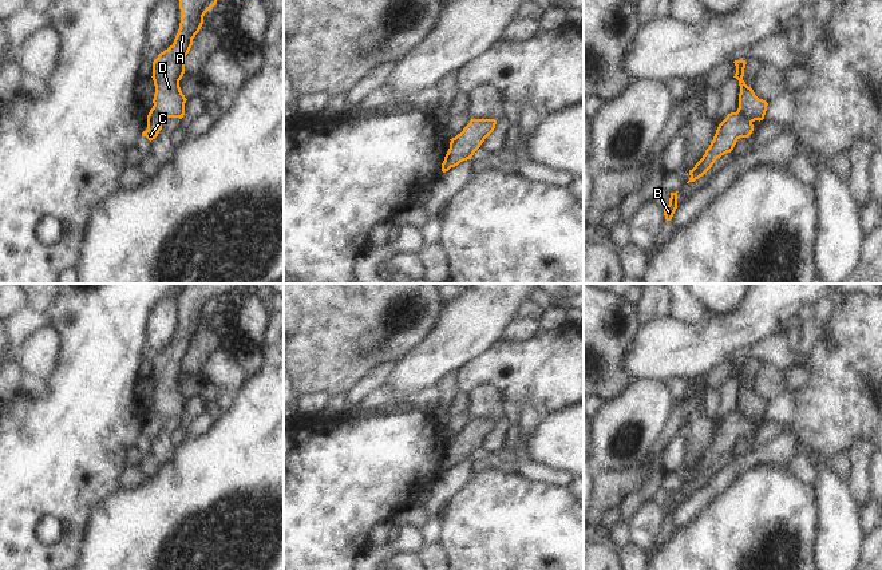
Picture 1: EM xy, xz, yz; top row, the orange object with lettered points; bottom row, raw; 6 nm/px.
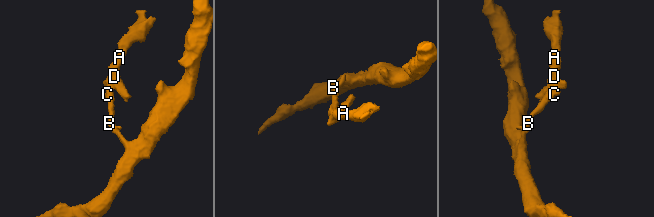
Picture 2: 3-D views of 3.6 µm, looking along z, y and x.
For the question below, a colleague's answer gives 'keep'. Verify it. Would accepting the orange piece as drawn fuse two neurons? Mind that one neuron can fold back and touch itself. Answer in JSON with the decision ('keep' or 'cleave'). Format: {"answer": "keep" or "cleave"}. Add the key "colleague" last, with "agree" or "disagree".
{"answer": "cleave", "colleague": "disagree"}

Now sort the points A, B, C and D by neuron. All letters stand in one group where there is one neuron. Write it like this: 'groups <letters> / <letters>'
groups A D / B C

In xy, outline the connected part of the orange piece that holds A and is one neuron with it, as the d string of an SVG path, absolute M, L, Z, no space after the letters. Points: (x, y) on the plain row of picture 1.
M187 284L178 297L181 322L174 343L161 352L153 361L153 380L155 393L153 411L166 417L185 415L186 397L181 391L179 380L185 373L185 357L189 353L193 339L203 324L205 313L217 304L219 297L242 290L250 284Z

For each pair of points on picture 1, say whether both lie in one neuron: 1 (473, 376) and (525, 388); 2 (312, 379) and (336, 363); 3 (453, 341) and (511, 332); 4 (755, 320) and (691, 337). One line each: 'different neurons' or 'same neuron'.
1: same neuron
2: same neuron
3: different neurons
4: same neuron

